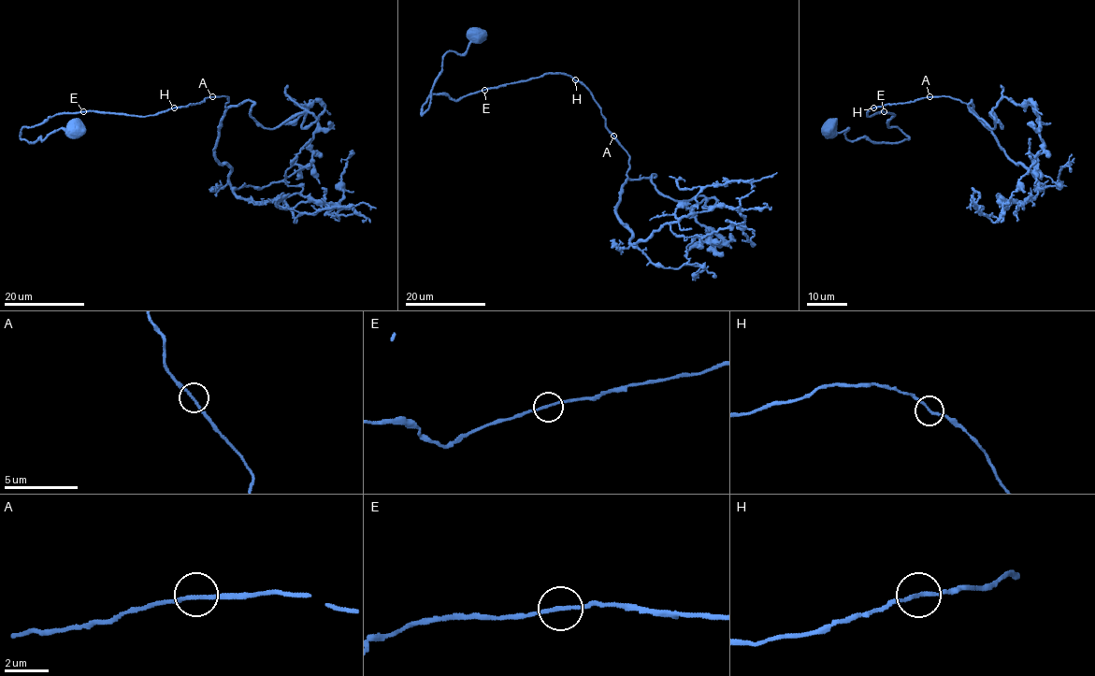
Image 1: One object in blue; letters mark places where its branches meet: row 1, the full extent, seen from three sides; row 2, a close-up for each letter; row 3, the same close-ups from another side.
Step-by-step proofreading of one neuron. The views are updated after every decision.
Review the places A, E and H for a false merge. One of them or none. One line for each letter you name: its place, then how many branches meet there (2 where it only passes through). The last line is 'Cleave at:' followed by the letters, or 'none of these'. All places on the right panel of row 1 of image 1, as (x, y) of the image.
Cleave at: none of these

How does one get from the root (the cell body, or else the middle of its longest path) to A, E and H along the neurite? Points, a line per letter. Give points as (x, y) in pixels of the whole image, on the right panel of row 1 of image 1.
A: (829, 129), (848, 129), (849, 140), (901, 142), (909, 137), (887, 126), (892, 113), (867, 112), (929, 96)
E: (829, 129), (833, 133), (848, 129), (849, 140), (907, 139), (897, 126), (887, 126), (894, 116), (884, 111)
H: (829, 129), (848, 129), (849, 140), (909, 137), (887, 126), (892, 113), (868, 117), (873, 107)

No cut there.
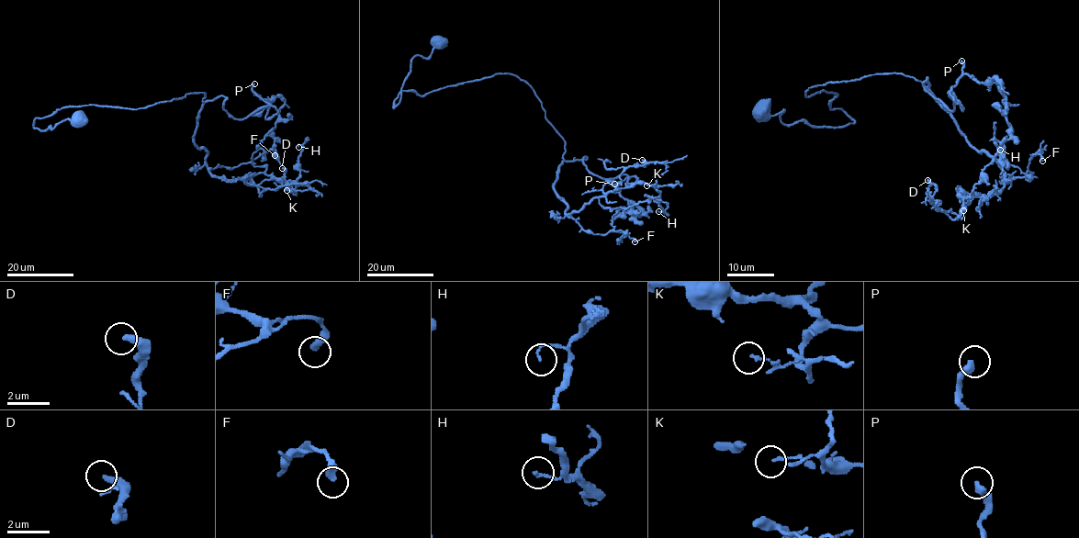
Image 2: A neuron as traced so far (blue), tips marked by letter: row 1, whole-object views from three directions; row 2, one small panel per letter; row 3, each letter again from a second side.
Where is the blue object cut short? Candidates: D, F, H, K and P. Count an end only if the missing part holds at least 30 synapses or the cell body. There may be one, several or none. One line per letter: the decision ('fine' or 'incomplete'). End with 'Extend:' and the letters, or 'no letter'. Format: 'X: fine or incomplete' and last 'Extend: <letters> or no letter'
D: fine
F: fine
H: fine
K: fine
P: incomplete
Extend: P

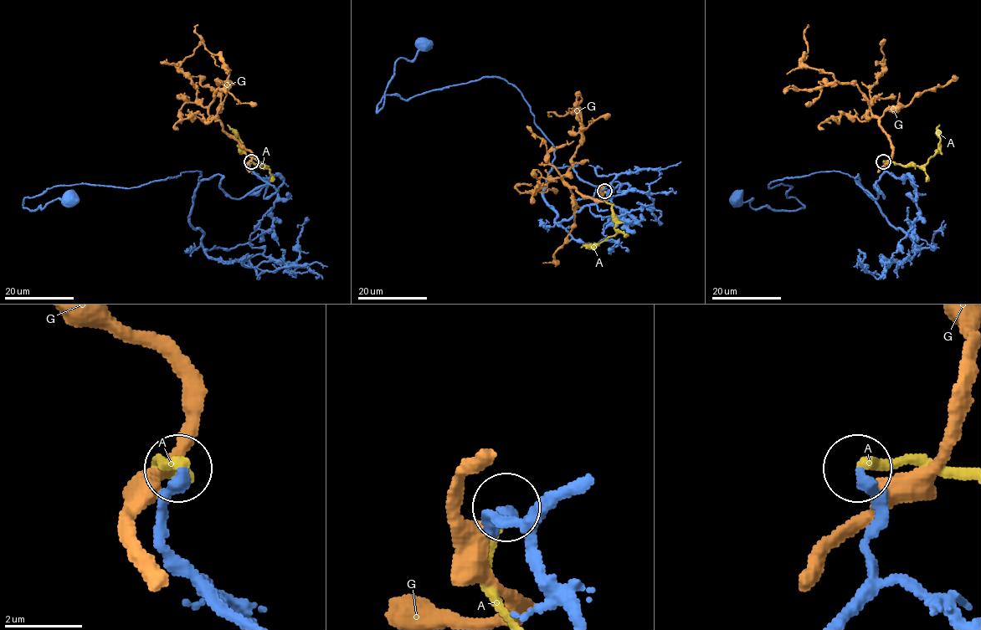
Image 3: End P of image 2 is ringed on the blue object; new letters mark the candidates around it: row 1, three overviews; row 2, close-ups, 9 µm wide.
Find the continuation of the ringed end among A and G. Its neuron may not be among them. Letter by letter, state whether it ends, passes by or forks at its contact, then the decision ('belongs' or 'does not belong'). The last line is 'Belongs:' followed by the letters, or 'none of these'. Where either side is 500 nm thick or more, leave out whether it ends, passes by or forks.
A: it ends there; belongs
G: it passes by; does not belong
Belongs: A

